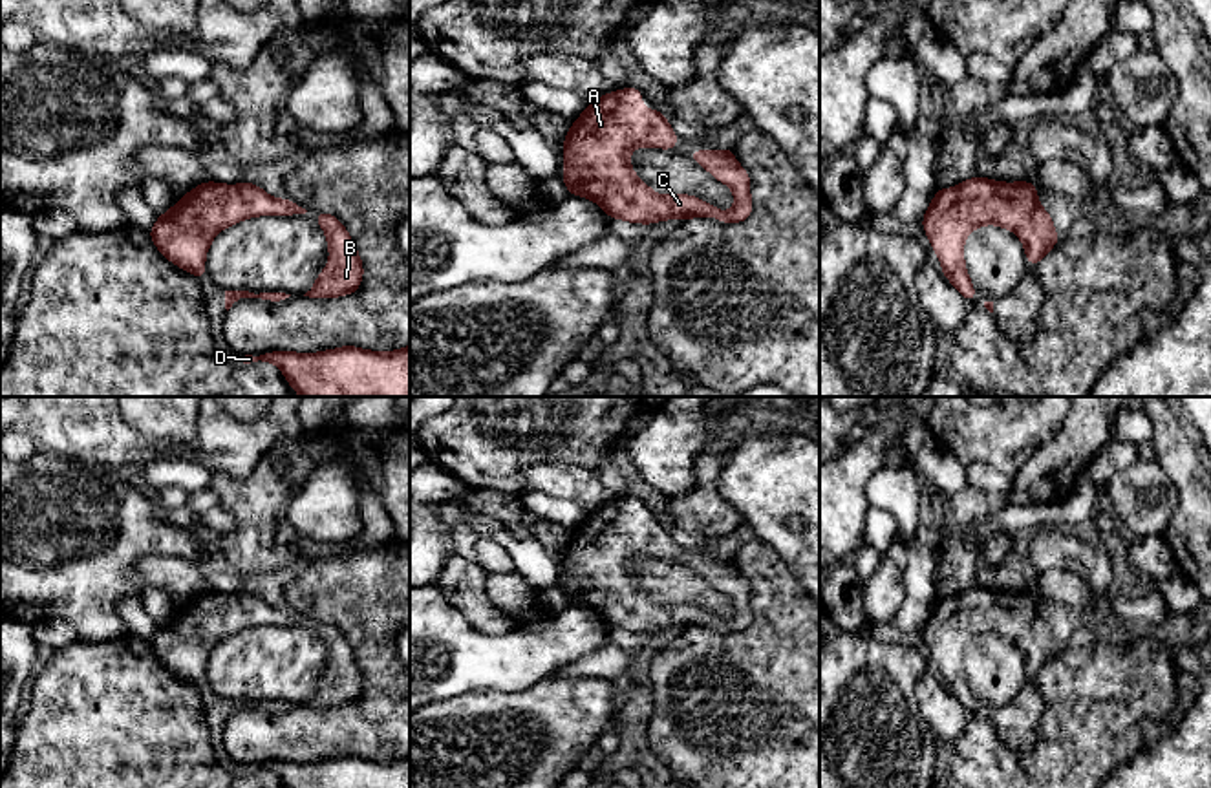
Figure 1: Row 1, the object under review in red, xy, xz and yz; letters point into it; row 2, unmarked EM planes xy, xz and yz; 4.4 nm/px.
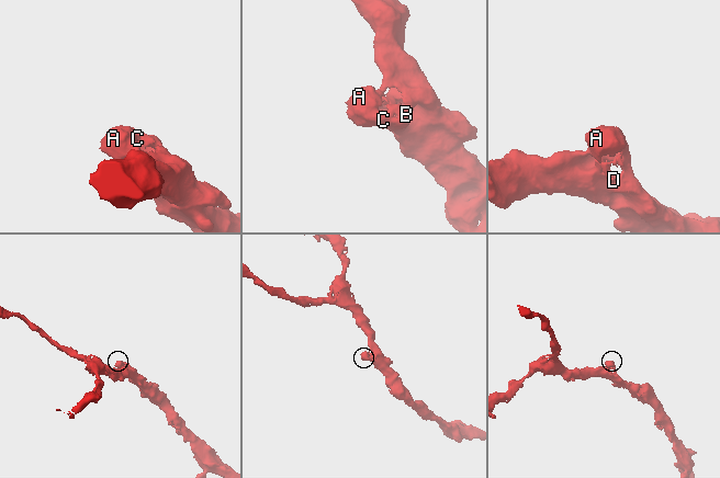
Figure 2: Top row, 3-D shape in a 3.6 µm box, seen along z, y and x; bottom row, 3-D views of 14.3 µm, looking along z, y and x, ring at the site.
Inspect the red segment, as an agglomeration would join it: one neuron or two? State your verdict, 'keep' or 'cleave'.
keep

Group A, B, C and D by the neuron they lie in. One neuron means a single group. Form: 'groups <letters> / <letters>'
groups A B C D

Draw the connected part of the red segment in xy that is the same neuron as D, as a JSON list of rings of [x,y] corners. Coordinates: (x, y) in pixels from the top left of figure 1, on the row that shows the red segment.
[[[353,346],[322,353],[238,353],[238,362],[276,364],[300,397],[410,397],[410,346],[390,353]]]

